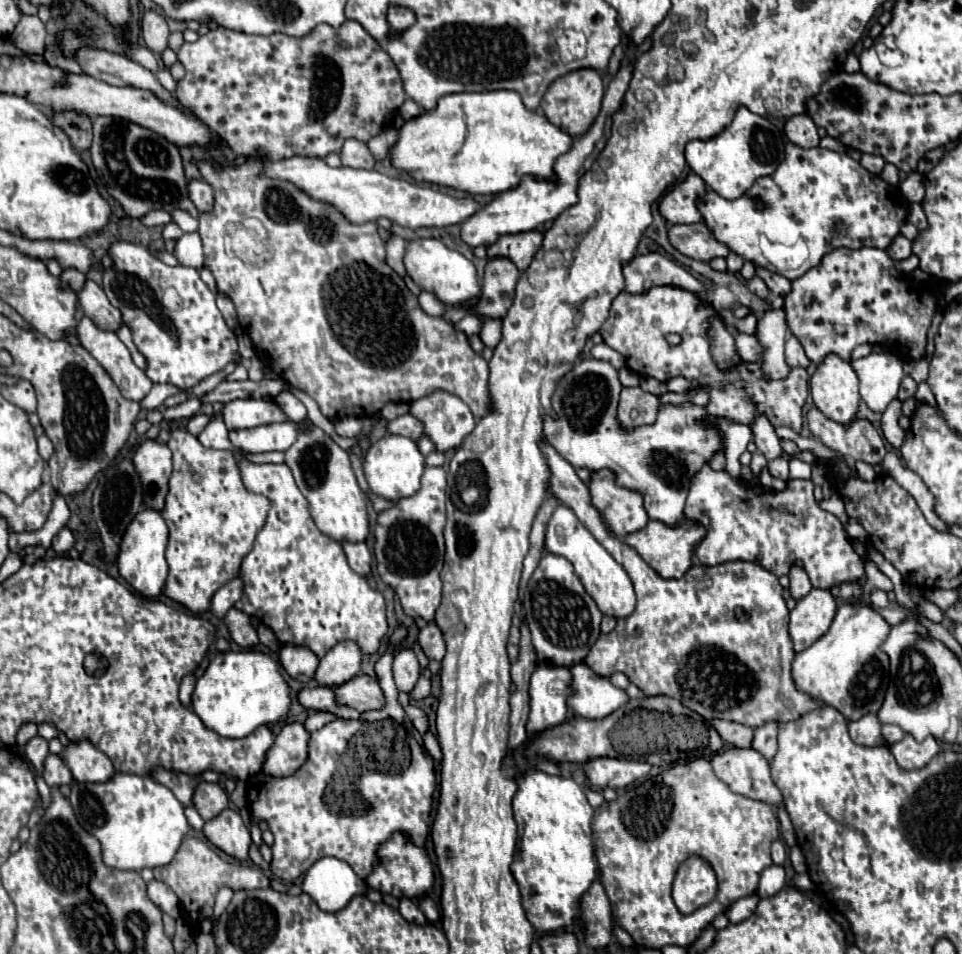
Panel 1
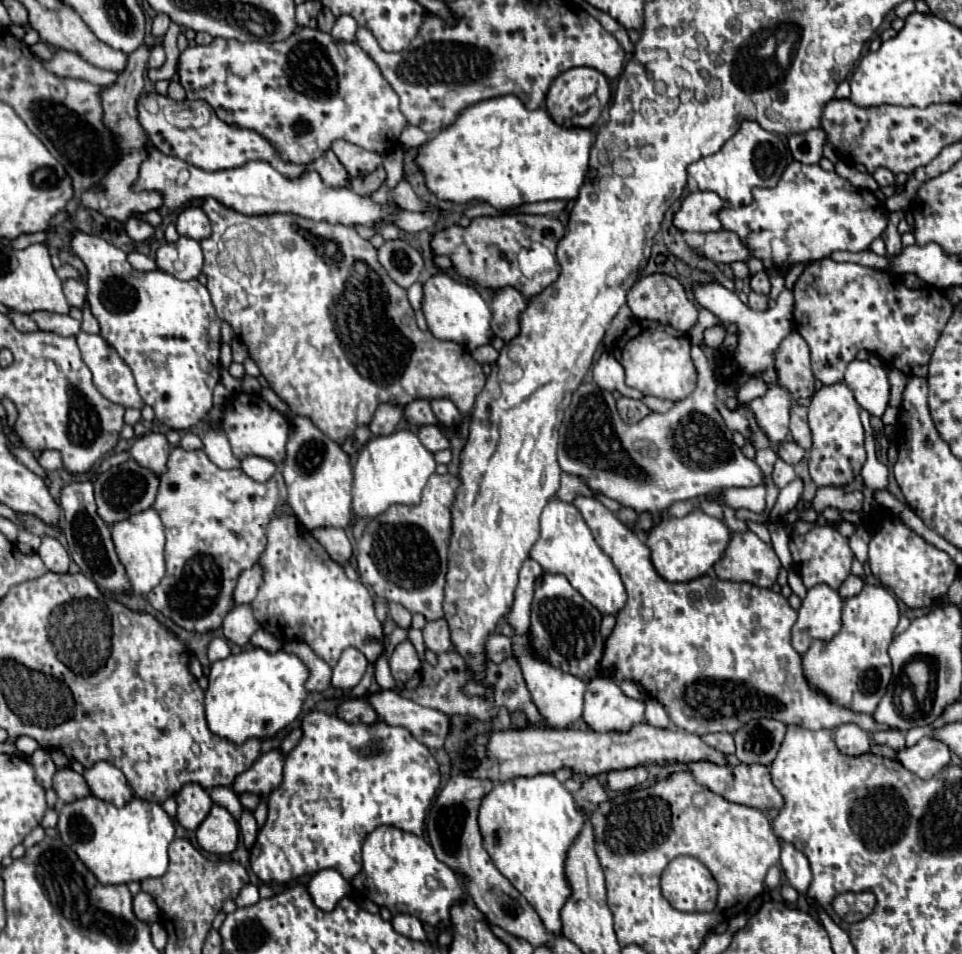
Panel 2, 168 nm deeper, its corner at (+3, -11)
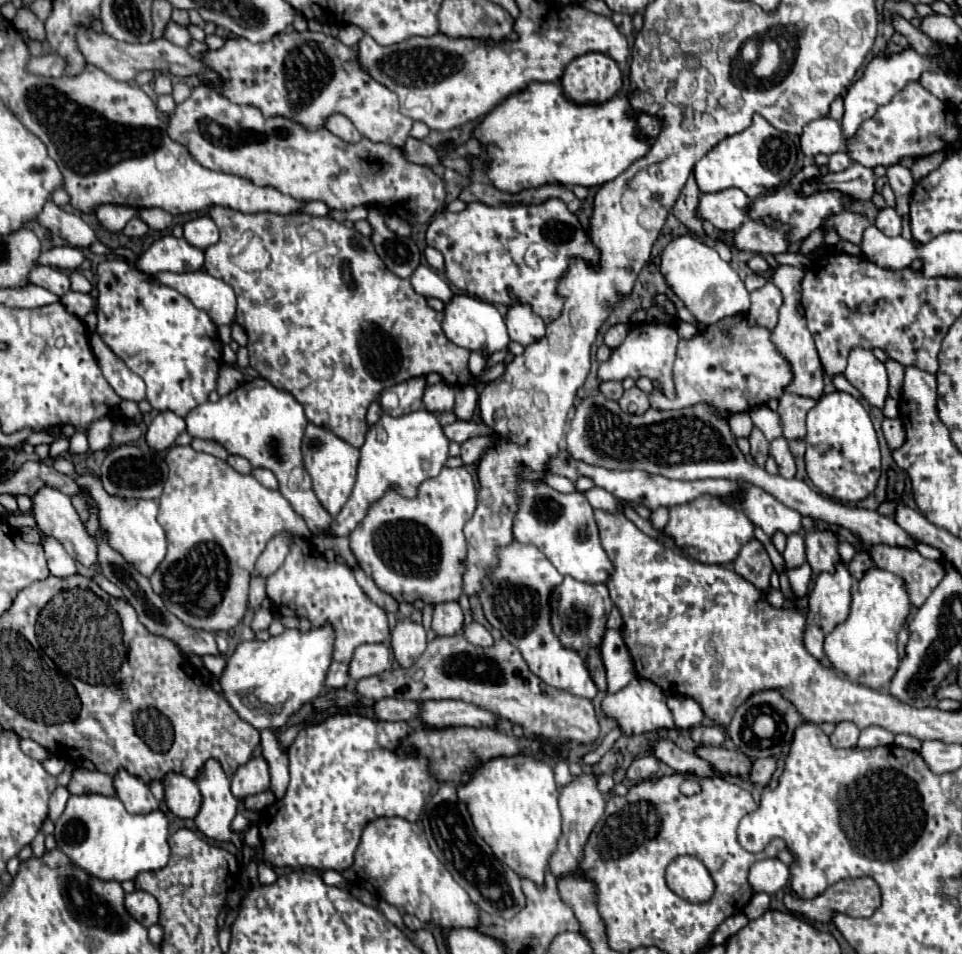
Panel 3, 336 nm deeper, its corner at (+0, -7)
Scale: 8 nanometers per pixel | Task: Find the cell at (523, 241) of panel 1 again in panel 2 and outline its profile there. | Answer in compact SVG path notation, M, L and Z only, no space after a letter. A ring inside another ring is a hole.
M516 213L516 215L502 215L502 217L476 217L470 221L468 227L450 225L438 231L430 241L430 247L436 255L448 255L454 265L454 271L462 279L474 281L480 287L486 287L490 291L514 287L526 299L530 299L538 295L550 281L534 281L522 275L522 271L518 269L518 259L516 259L520 249L538 241L554 253L564 233L566 233L566 227L556 217L548 217L548 215Z

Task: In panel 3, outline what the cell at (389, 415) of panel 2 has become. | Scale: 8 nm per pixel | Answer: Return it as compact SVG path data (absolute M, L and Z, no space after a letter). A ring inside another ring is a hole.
M425 377L413 379L413 381L405 381L401 385L391 387L391 391L395 391L395 395L399 397L399 407L385 411L387 415L399 417L405 413L413 413L419 411L423 407L423 391L425 391Z

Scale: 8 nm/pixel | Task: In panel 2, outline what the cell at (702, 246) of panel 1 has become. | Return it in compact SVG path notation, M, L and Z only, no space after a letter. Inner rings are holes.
M718 231L706 235L706 245L698 249L700 255L714 259L716 263L734 263L734 261L748 261L752 251L740 241L740 237L732 231Z

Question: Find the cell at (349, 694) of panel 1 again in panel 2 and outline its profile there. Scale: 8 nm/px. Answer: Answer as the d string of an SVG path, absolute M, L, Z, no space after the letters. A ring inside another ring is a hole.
M382 691L370 695L378 717L388 725L406 727L422 745L430 749L442 749L450 735L450 717L438 709L422 707L410 699L400 697L396 691Z

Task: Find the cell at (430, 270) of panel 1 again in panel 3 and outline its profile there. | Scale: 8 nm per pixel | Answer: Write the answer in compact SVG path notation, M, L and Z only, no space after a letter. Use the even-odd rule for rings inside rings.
M463 293L453 295L453 299L449 303L445 303L441 327L449 341L453 341L455 345L469 349L469 351L495 353L495 351L505 349L509 343L505 321L503 321L501 313L495 309L495 305L489 301L479 301L471 295L463 295Z

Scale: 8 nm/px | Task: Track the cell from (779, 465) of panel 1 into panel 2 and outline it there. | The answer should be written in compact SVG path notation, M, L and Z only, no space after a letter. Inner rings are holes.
M778 457L776 463L774 463L774 471L772 471L772 481L774 481L774 485L776 485L778 489L782 489L782 487L786 487L790 481L794 481L794 477L796 477L796 473L794 473L792 465L788 465L786 461L782 461L782 459Z

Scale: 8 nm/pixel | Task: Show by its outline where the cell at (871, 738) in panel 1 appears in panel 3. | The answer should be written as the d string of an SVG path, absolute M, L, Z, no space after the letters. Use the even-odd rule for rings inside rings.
M839 723L835 733L831 735L831 745L833 747L841 747L841 749L849 749L849 747L855 747L857 745L857 739L859 739L859 727L855 723Z

